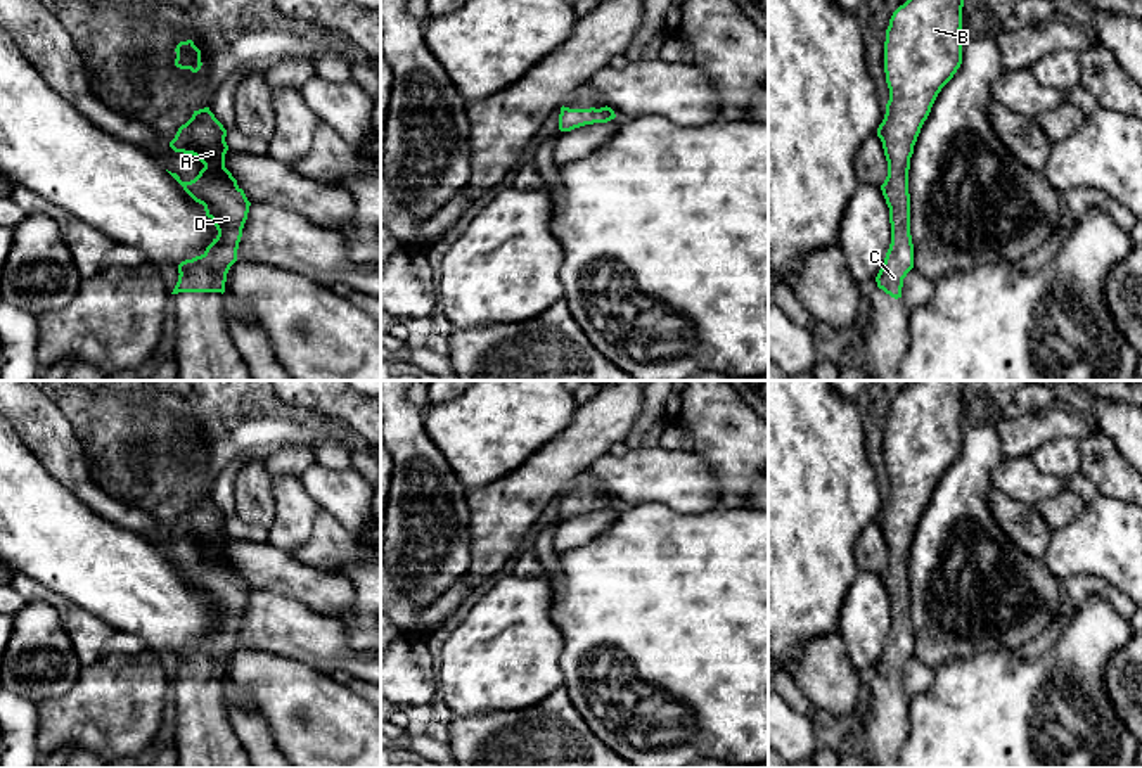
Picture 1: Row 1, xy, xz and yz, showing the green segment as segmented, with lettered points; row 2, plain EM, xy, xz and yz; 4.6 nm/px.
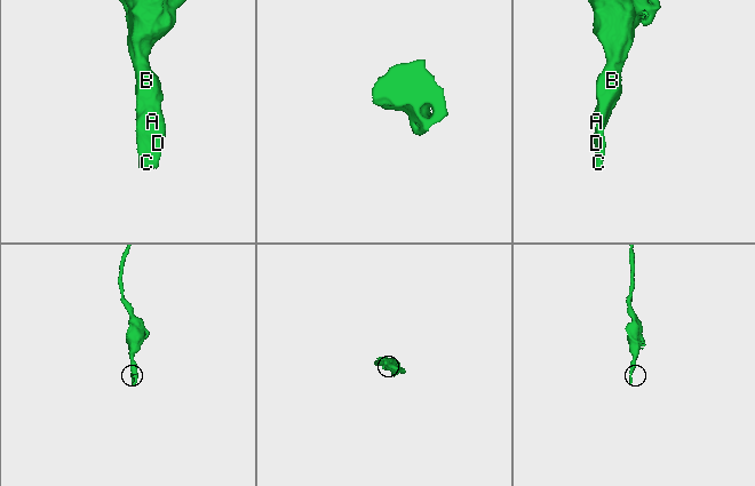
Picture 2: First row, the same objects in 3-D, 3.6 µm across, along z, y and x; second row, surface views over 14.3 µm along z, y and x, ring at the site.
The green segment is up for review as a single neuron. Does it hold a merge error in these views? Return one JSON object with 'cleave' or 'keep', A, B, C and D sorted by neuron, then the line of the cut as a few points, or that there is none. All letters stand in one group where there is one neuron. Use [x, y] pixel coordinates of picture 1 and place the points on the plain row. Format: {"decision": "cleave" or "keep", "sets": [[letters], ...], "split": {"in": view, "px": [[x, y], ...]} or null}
{"decision": "keep", "sets": [["A", "B", "C", "D"]], "split": null}

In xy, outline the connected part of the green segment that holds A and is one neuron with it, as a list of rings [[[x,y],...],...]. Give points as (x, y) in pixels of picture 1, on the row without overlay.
[[[209,495],[194,498],[170,529],[175,540],[196,543],[204,555],[190,569],[182,569],[176,560],[168,559],[183,578],[204,593],[218,623],[201,643],[178,652],[178,669],[171,682],[178,680],[225,680],[227,661],[237,649],[237,637],[249,593],[244,578],[225,555],[227,517]]]

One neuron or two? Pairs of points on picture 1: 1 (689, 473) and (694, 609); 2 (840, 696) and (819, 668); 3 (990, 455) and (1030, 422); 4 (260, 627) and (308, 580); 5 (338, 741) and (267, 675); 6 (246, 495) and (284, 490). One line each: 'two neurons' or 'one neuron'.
1: two neurons
2: one neuron
3: two neurons
4: two neurons
5: one neuron
6: two neurons

